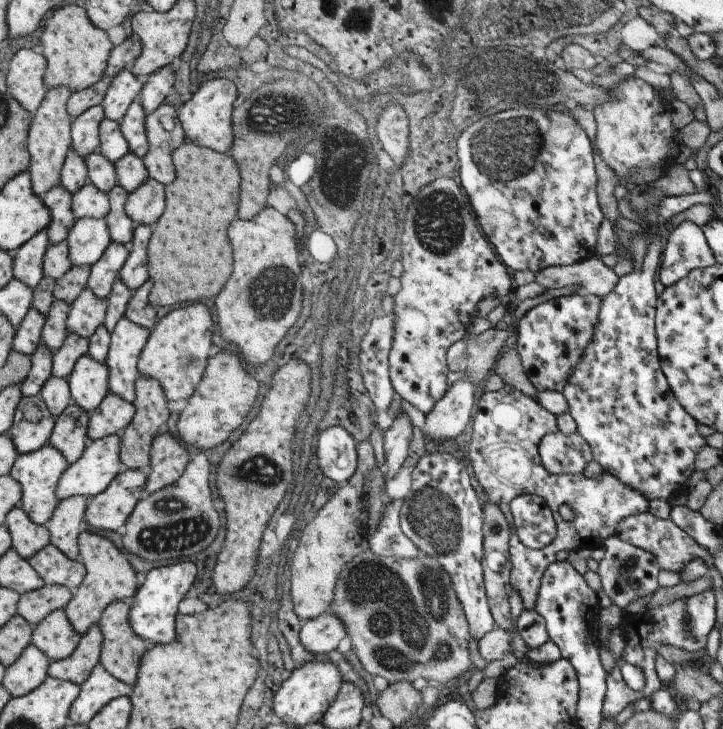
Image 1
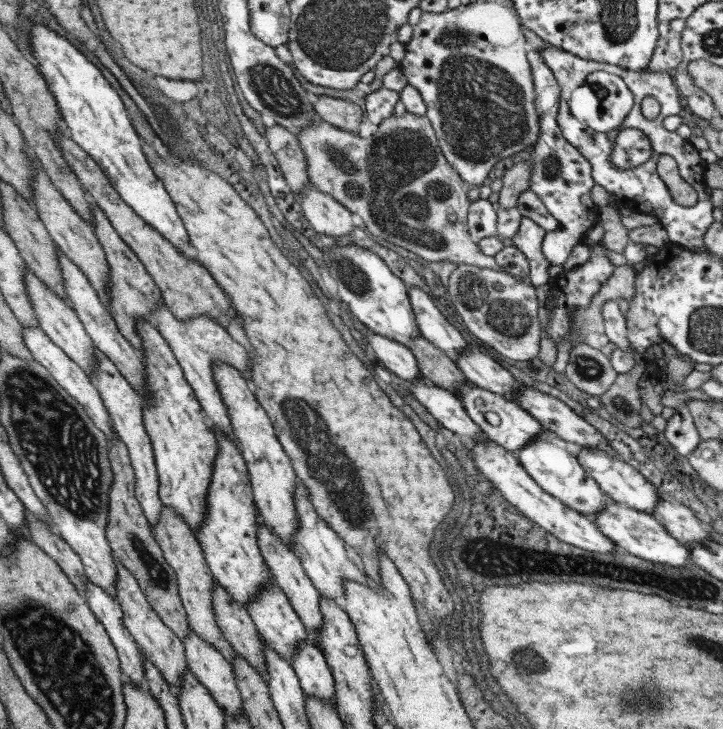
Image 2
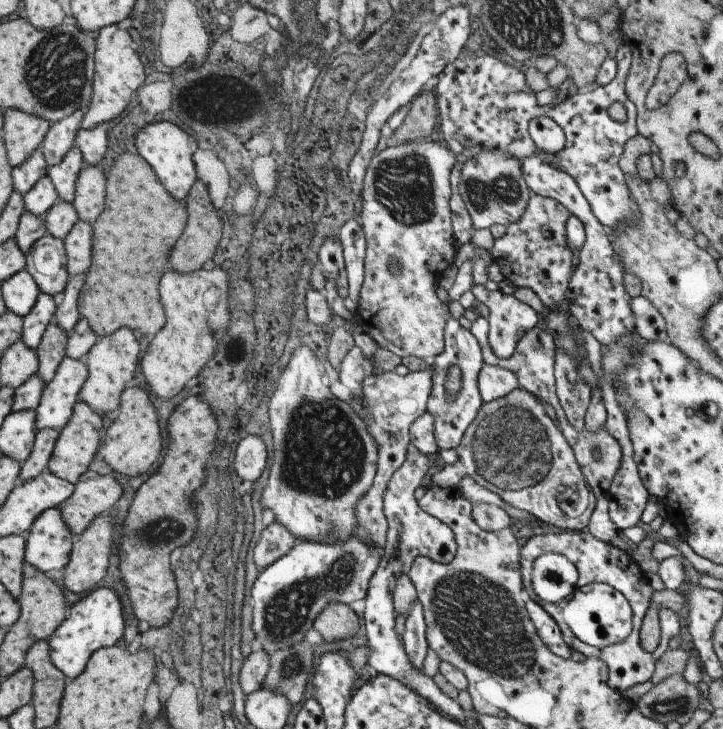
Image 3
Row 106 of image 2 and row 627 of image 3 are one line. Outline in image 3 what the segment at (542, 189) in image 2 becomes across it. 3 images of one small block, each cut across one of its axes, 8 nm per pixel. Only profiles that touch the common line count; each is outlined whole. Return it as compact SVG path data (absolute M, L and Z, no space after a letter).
M526 598L524 607L533 626L536 628L536 636L541 639L541 642L555 656L563 660L569 659L572 650L568 644L565 644L557 624L549 617L545 609L541 608L541 605L537 604L537 601L531 600L531 598Z

